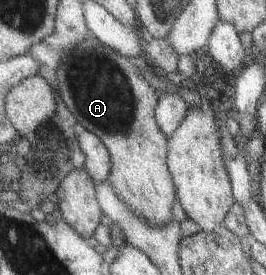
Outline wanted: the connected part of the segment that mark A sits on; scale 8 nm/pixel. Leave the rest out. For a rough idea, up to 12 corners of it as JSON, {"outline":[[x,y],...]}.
{"outline":[[93,34],[60,95],[108,149],[115,195],[152,226],[177,200],[159,95]]}

